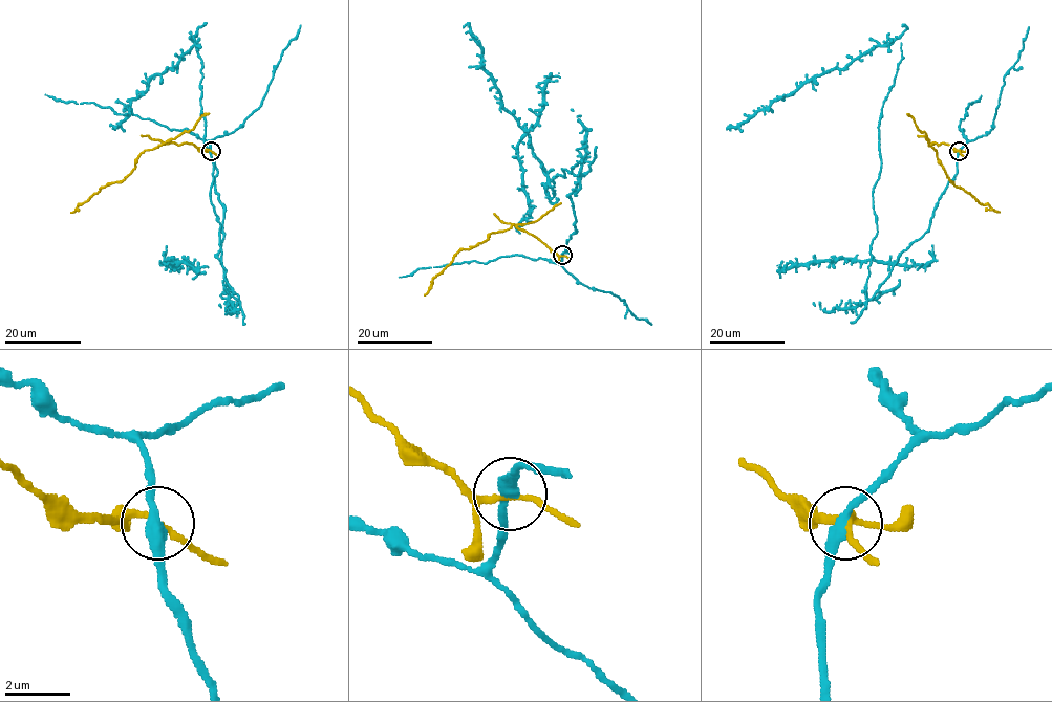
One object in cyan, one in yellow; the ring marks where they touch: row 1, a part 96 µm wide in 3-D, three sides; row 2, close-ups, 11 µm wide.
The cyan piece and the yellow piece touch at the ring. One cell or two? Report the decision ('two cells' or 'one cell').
two cells

